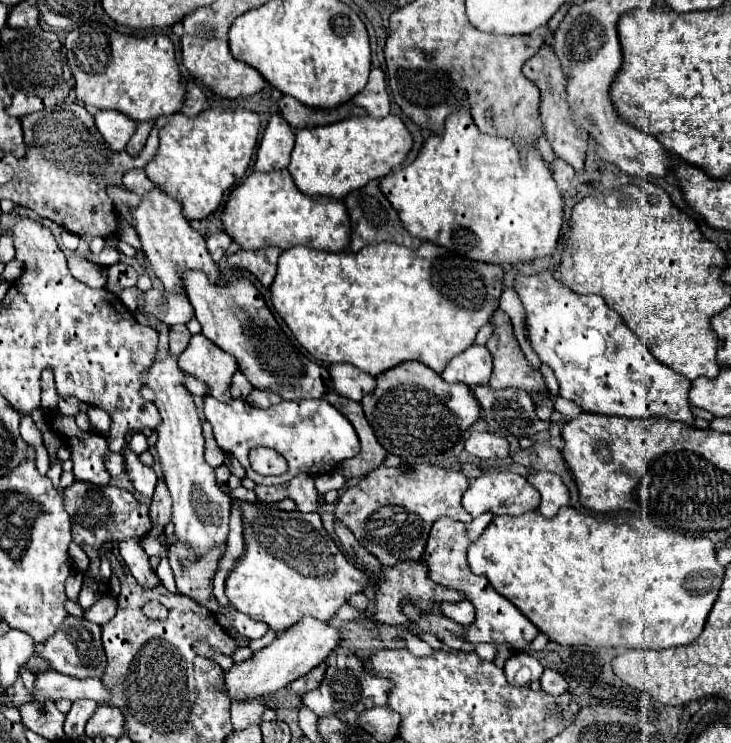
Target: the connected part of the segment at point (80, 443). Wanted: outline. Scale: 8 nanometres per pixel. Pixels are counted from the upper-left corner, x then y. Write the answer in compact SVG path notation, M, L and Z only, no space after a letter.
M58 408L50 414L52 430L60 436L60 440L70 448L74 462L74 476L82 482L92 482L104 486L110 482L110 474L106 470L106 454L110 452L108 442L98 432L84 432L76 426L72 416L62 414Z

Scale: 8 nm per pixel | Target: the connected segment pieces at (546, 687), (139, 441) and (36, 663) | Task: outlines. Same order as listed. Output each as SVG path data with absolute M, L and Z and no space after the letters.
M550 668L544 670L544 674L540 678L540 686L542 686L542 690L546 694L552 694L552 696L560 696L560 694L566 692L566 680L558 672L554 672Z
M136 432L132 436L132 440L128 442L128 448L134 452L134 454L142 454L144 450L148 450L148 444L146 444L146 436L142 432Z
M38 648L32 652L32 656L28 658L28 662L24 664L24 668L26 670L30 670L32 674L42 674L42 672L48 672L50 670L50 664L40 656L40 652L38 652Z

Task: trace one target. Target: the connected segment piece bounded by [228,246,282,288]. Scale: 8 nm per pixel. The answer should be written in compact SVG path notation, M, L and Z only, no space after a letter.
M266 246L260 250L240 250L228 256L228 262L230 266L250 270L260 280L260 284L268 288L276 276L276 262L280 254L282 250L278 246Z

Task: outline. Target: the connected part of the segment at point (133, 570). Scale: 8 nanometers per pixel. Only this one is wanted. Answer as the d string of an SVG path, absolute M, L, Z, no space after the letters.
M132 536L132 538L124 538L118 542L118 550L120 556L124 558L130 574L142 584L142 586L156 586L160 584L156 572L148 566L148 554L144 552L144 548L140 546L140 538Z

